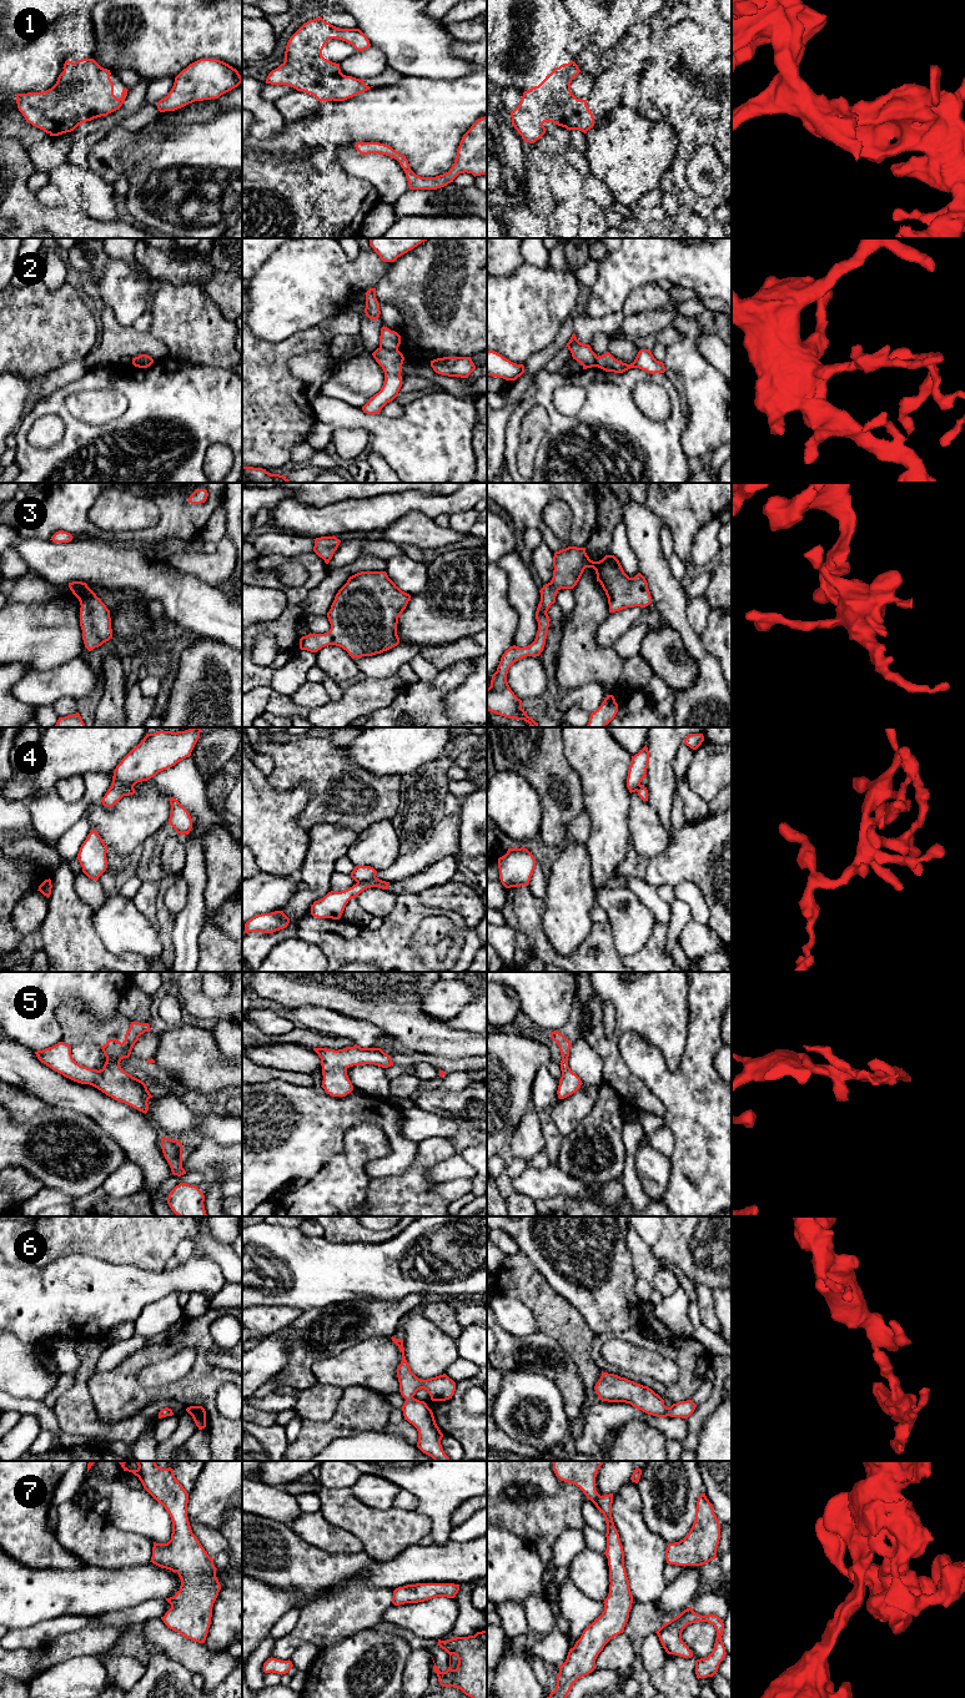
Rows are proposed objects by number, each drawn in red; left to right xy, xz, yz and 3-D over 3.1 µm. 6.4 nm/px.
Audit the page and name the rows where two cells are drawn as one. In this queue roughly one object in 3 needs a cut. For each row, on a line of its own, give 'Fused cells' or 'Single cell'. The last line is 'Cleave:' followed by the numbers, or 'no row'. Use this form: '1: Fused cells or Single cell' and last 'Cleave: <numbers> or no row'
1: Single cell
2: Fused cells
3: Single cell
4: Fused cells
5: Single cell
6: Single cell
7: Single cell
Cleave: 2, 4

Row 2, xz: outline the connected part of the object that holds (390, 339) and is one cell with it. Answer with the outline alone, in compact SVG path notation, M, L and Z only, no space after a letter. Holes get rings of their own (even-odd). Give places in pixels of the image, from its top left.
M383 326L381 328L380 347L388 351L396 351L398 349L399 344L401 336L397 332L391 331L389 328Z

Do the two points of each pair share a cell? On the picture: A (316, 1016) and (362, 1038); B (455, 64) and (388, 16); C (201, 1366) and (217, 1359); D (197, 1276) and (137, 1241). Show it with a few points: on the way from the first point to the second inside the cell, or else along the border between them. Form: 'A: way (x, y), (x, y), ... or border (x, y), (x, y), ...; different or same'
A: way (327, 1022), (351, 1028); same
B: way (438, 61), (405, 33); same
C: border (207, 1354), (207, 1360), (212, 1365), (229, 1370); different
D: border (135, 1268), (152, 1271), (165, 1269); different

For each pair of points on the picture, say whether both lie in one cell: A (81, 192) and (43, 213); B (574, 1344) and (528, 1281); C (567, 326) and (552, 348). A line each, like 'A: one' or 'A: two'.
A: two
B: one
C: one

